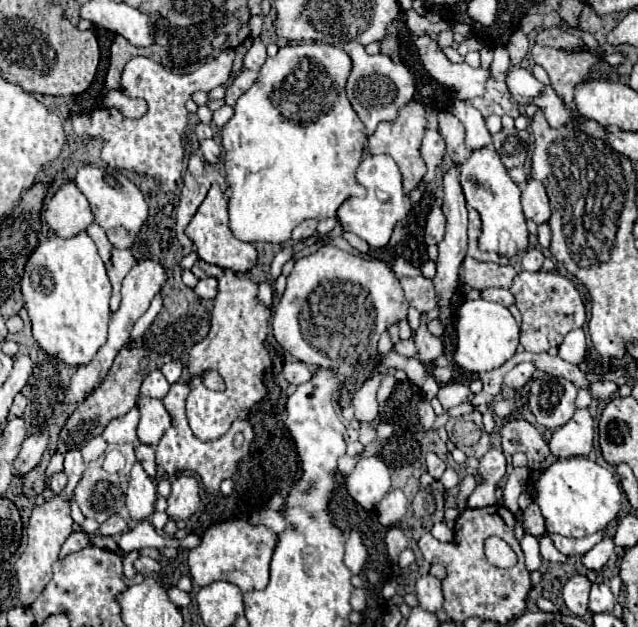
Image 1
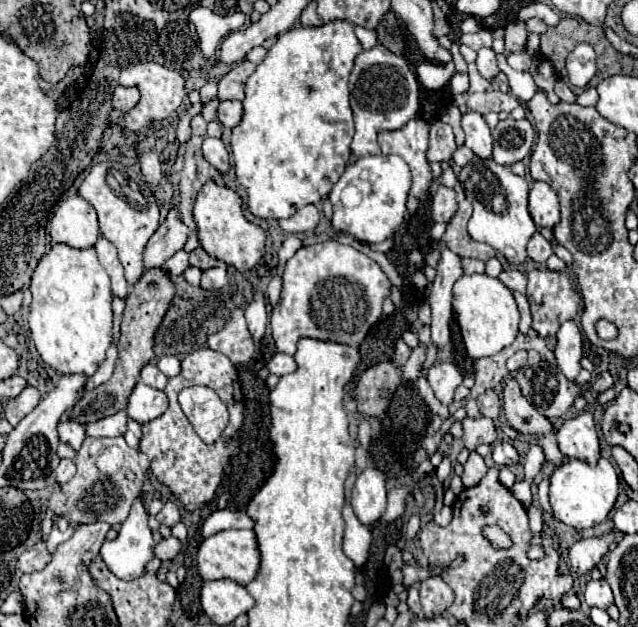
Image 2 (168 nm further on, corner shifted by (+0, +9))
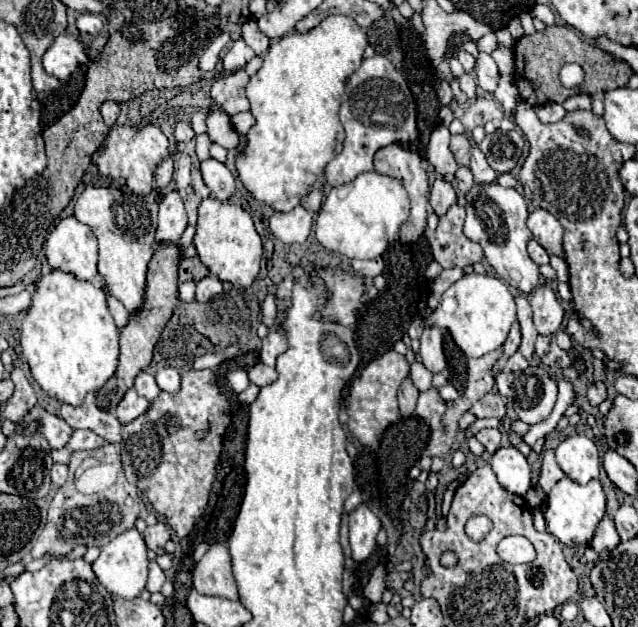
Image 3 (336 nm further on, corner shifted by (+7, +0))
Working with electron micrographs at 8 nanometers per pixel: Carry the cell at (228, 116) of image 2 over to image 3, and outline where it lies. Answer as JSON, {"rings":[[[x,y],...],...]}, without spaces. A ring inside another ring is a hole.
{"rings":[[[250,112],[236,114],[232,116],[232,124],[236,126],[236,130],[240,130],[240,134],[248,134],[248,130],[254,126],[254,116]]]}

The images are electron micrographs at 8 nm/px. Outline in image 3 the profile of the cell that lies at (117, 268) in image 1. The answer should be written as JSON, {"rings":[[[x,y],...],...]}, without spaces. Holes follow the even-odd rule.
{"rings":[[[88,396],[86,402],[78,408],[62,404],[60,416],[66,420],[70,428],[86,428],[102,436],[106,442],[120,442],[120,430],[122,424],[116,420],[114,412],[106,412],[94,404],[94,396]]]}

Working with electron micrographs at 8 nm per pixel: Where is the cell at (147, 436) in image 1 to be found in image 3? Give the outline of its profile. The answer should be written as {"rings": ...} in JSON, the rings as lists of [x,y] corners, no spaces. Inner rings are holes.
{"rings":[[[130,388],[124,398],[120,400],[120,404],[116,406],[116,416],[122,424],[128,424],[132,420],[136,420],[140,414],[144,414],[148,410],[150,402],[146,398],[142,398],[140,394],[136,394],[134,388]]]}

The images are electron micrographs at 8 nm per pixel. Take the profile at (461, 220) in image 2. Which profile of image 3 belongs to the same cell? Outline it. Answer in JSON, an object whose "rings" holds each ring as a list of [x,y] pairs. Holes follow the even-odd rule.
{"rings":[[[458,204],[450,206],[448,212],[440,218],[438,228],[428,236],[432,256],[442,268],[466,268],[476,262],[482,262],[482,248],[468,240],[462,232],[466,210]]]}

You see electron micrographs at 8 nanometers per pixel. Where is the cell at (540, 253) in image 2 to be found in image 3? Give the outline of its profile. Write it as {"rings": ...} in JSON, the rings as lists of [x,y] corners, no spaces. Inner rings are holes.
{"rings":[[[530,240],[528,242],[528,254],[530,254],[530,258],[536,262],[536,264],[548,264],[548,252],[536,242],[536,240]]]}

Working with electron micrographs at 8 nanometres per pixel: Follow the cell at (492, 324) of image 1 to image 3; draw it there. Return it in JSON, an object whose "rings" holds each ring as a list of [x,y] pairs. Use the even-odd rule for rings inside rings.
{"rings":[[[470,272],[464,274],[460,280],[456,280],[442,294],[438,308],[423,322],[425,326],[448,330],[454,342],[458,344],[458,348],[466,356],[478,358],[492,350],[498,350],[504,344],[514,320],[516,320],[516,304],[508,286],[496,276]]]}

